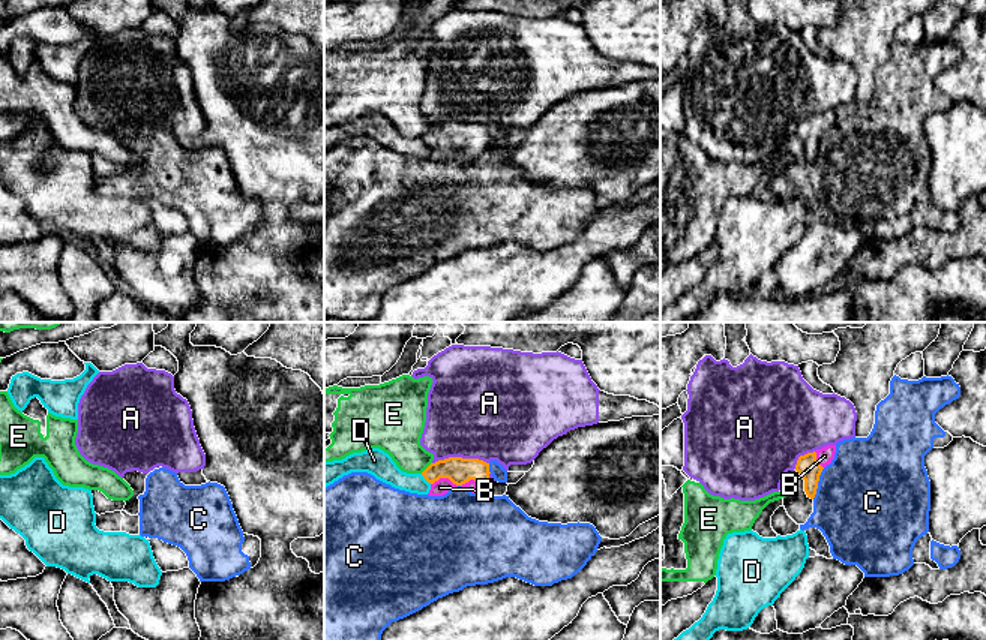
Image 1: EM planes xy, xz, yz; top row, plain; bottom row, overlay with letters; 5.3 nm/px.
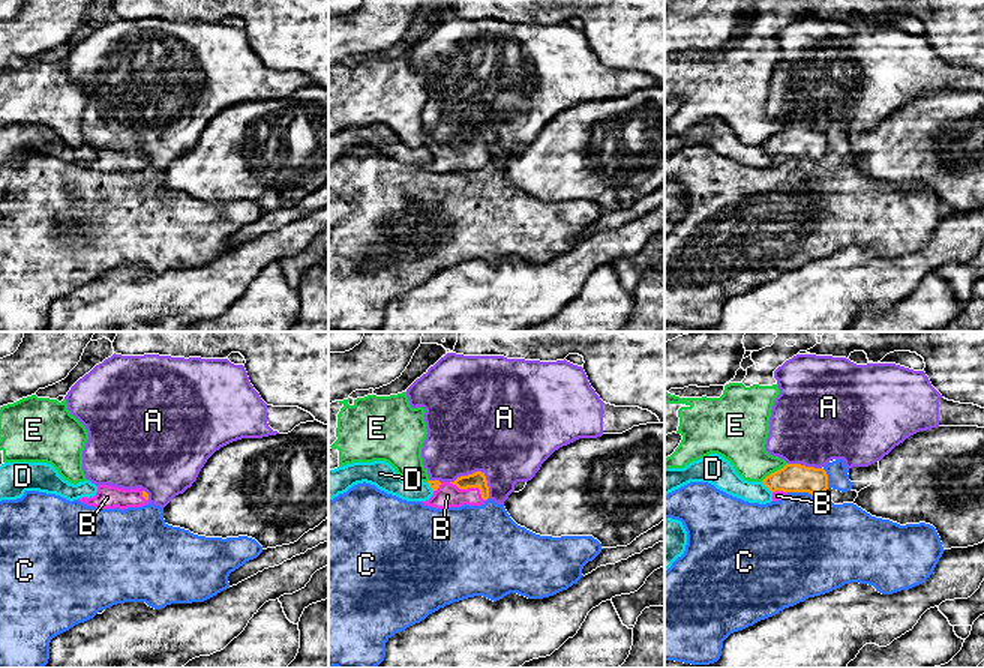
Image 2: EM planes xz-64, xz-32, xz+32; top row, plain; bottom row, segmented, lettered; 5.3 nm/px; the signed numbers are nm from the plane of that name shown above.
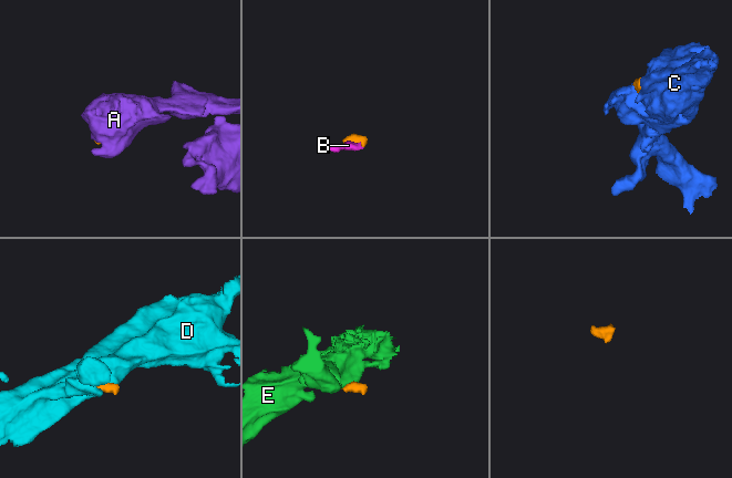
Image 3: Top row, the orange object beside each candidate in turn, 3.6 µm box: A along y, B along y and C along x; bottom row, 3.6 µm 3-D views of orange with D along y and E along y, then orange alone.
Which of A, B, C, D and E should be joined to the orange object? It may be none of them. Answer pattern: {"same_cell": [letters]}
{"same_cell": ["B"]}

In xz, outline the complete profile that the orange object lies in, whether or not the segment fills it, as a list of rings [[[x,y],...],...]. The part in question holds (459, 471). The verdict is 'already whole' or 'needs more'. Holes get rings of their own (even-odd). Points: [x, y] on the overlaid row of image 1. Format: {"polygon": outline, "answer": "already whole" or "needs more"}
{"polygon": [[[462,457],[438,460],[422,472],[423,478],[431,484],[429,496],[443,496],[458,486],[476,493],[488,483],[489,474],[489,463]]], "answer": "needs more"}

